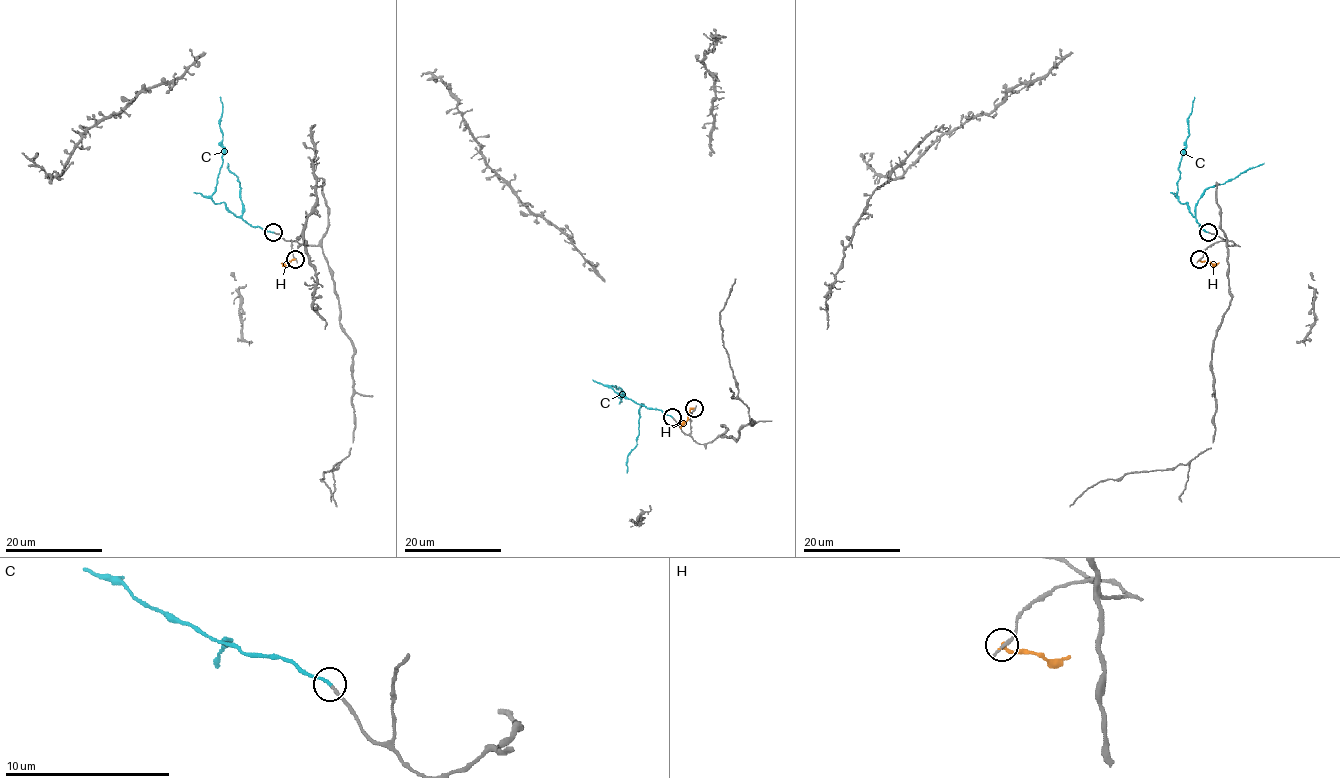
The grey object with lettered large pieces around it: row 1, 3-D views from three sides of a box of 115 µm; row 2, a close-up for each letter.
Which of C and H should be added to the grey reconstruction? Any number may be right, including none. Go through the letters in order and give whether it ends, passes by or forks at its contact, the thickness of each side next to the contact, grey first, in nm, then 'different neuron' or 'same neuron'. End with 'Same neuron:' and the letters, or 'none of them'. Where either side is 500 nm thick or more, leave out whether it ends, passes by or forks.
C: it ends | 180/180 nm | same neuron
H: it ends | 240/240 nm | different neuron
Same neuron: C

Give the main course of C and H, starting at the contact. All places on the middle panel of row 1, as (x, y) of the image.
C: (672, 417), (625, 398), (610, 387), (621, 389), (619, 404)
H: (694, 407), (679, 428)

